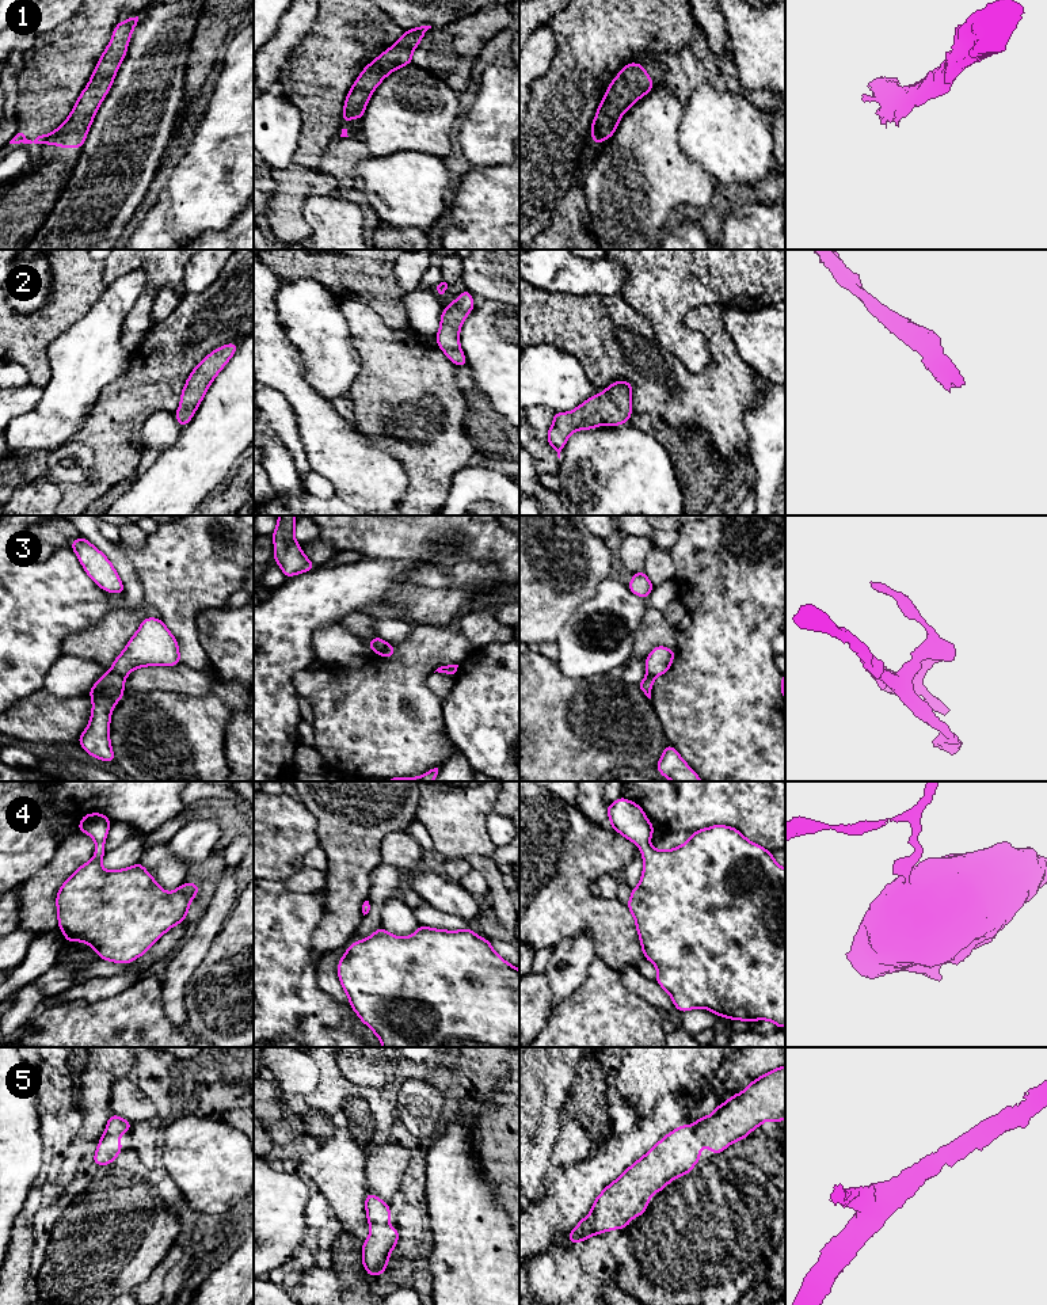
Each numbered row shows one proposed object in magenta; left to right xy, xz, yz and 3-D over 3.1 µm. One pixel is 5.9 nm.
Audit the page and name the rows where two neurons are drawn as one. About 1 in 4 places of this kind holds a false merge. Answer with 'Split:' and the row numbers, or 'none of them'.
Split: 3

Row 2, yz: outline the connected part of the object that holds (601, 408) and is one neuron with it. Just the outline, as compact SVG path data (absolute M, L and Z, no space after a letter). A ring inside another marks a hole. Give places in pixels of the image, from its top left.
M614 381L601 393L589 397L580 406L570 412L555 412L553 422L551 429L548 430L548 435L545 437L549 445L557 452L557 457L560 459L560 452L563 450L570 435L576 430L590 430L598 427L601 425L606 426L618 426L624 425L632 416L632 384L629 381Z

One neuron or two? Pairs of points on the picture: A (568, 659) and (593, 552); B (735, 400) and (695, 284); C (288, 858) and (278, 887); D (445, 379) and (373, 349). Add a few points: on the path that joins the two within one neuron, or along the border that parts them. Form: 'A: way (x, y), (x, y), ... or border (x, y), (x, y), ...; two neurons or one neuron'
A: border (602, 581), (596, 593), (575, 609), (562, 630); two neurons
B: border (723, 304), (700, 304), (690, 308), (682, 320); two neurons
C: border (267, 879), (284, 882); two neurons
D: way (427, 379), (408, 379), (391, 361); one neuron

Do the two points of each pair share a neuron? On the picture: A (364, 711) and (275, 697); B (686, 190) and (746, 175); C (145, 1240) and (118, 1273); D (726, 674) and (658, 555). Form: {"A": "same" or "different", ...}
{"A": "different", "B": "different", "C": "same", "D": "different"}

